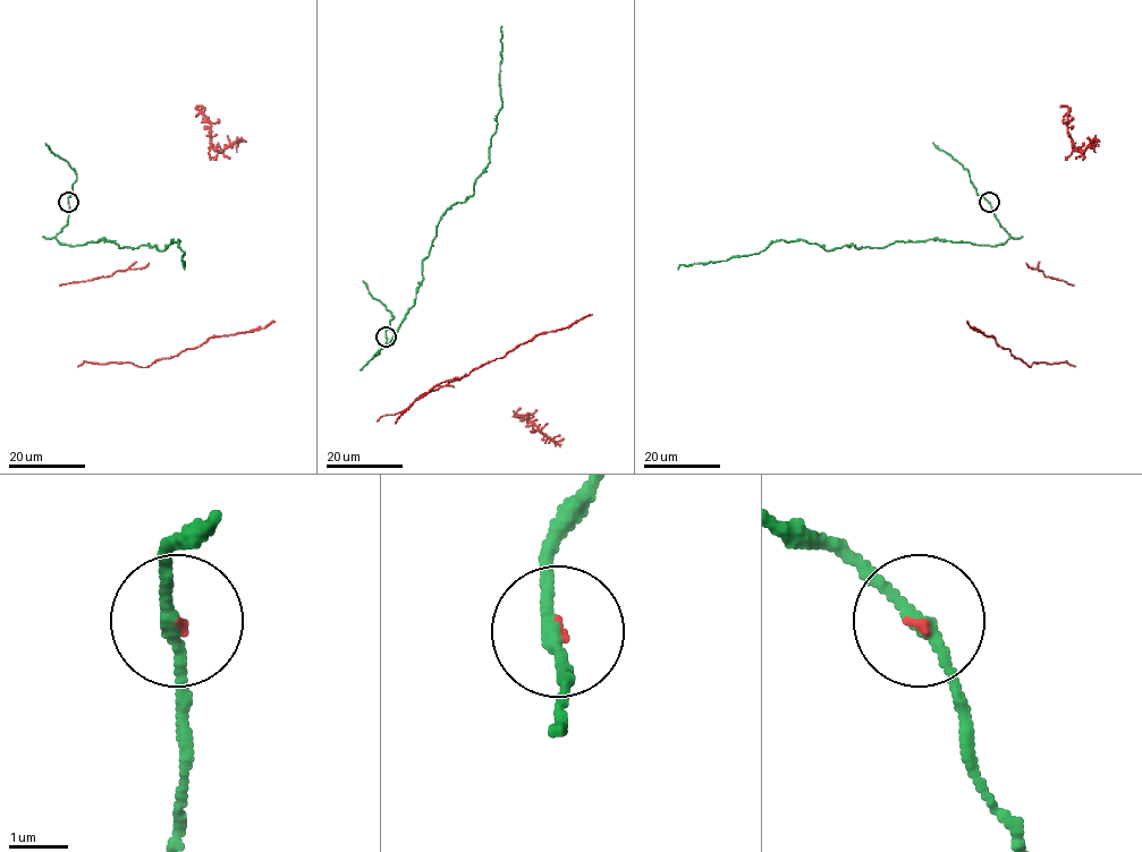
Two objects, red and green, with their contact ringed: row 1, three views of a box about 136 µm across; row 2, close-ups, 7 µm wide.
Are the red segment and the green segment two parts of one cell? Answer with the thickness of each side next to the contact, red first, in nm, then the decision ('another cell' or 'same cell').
calibres 70 and 240 nm; same cell

